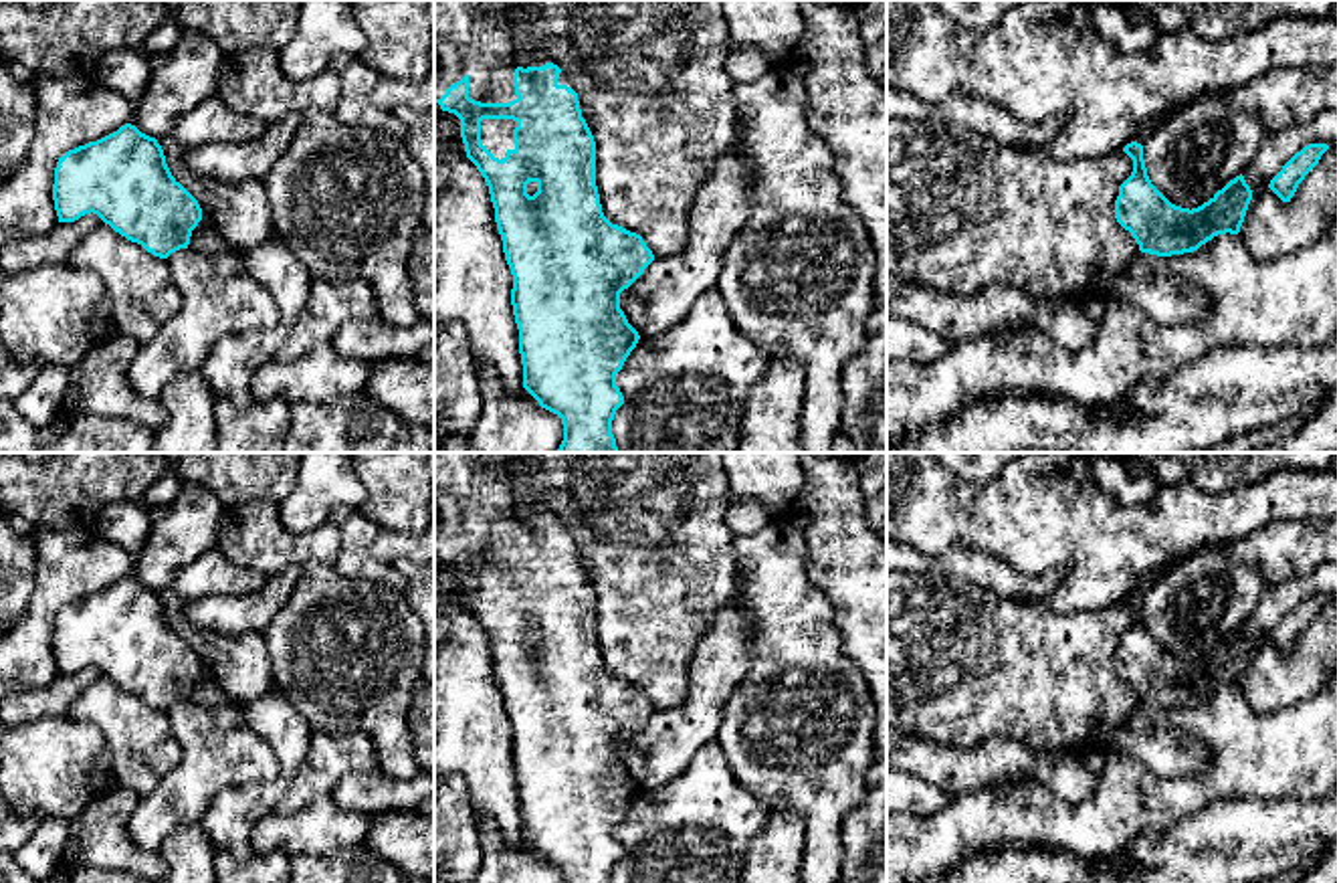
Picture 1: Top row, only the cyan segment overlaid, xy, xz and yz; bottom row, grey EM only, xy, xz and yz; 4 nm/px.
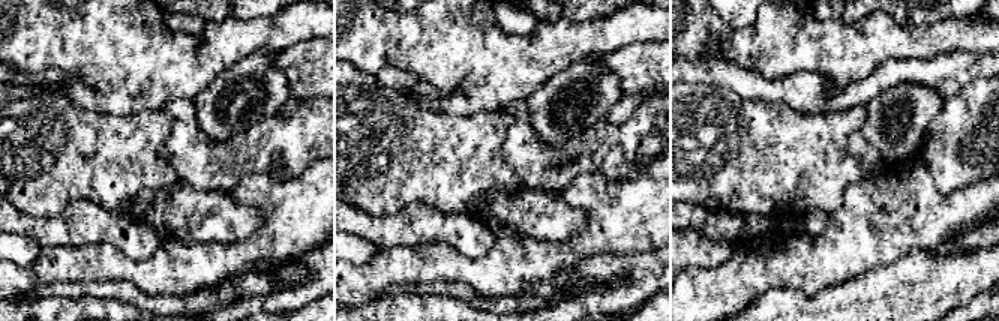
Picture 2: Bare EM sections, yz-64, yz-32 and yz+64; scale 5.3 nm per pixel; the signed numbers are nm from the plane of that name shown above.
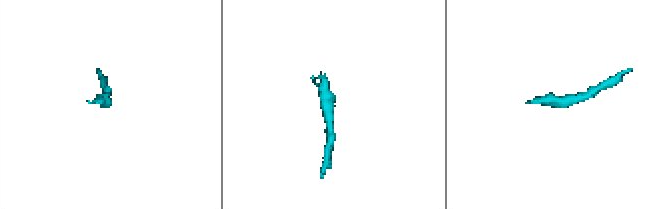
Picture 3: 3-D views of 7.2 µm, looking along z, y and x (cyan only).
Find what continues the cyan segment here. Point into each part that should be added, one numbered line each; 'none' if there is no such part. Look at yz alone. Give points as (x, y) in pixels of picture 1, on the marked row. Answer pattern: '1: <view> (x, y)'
none

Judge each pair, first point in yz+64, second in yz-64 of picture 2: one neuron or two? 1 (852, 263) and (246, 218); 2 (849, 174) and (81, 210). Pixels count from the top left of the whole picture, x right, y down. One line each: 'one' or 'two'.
1: two
2: two

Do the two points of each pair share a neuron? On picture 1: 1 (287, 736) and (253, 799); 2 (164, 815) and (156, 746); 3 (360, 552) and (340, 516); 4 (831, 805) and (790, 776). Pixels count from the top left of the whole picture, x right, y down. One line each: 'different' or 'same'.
1: same
2: different
3: same
4: same

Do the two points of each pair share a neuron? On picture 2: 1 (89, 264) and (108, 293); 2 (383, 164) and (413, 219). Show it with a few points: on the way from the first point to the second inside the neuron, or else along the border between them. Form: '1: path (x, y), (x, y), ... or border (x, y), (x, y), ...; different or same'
1: border (65, 281), (129, 281), (134, 285); different
2: border (441, 210), (410, 203), (392, 215), (372, 215); different

